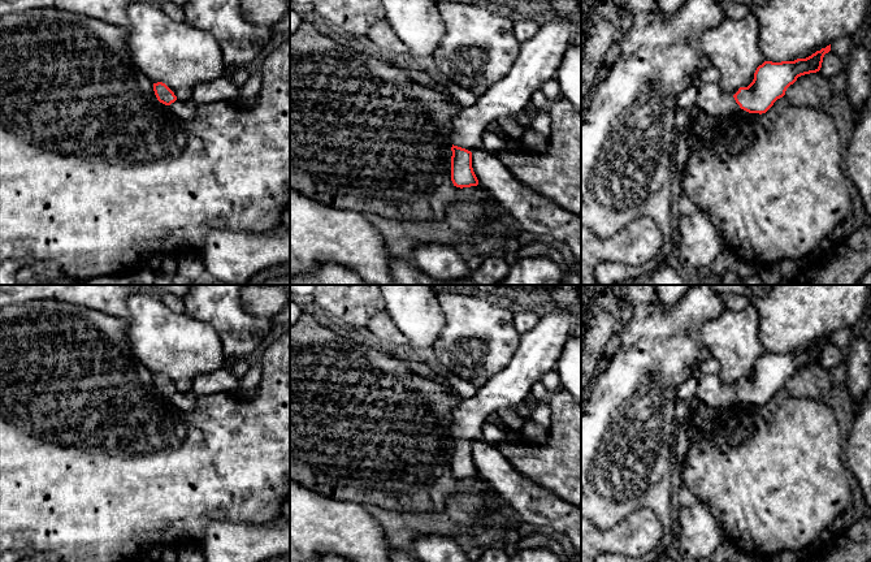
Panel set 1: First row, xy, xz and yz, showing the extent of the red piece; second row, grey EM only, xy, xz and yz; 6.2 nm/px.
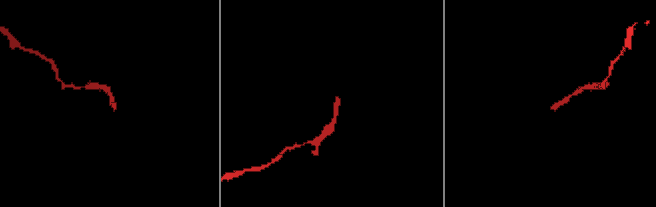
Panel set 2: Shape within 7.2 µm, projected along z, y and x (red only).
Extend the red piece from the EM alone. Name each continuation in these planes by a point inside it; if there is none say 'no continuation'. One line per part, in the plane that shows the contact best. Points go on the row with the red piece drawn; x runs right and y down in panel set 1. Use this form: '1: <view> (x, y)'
1: xz (540, 57)

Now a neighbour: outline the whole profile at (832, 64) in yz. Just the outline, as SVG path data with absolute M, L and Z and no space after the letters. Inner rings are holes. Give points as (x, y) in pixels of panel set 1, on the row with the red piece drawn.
M828 52L823 57L822 68L819 73L826 78L832 78L845 70L848 59L837 56L833 52Z

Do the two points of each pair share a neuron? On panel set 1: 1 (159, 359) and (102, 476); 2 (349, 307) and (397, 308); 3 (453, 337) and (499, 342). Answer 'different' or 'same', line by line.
1: different
2: different
3: same

